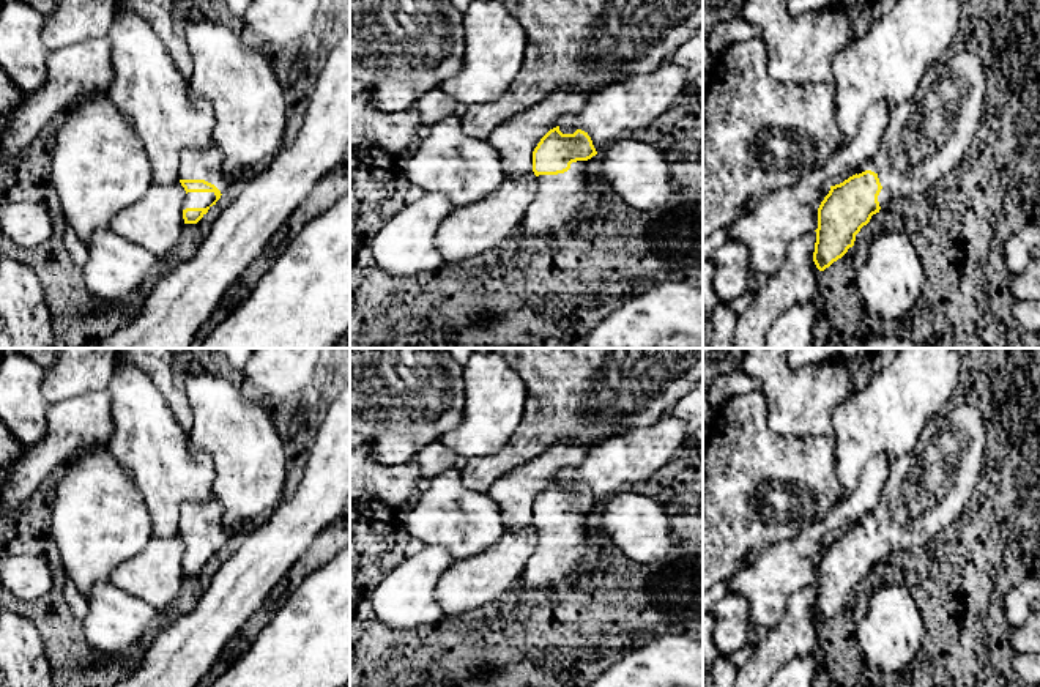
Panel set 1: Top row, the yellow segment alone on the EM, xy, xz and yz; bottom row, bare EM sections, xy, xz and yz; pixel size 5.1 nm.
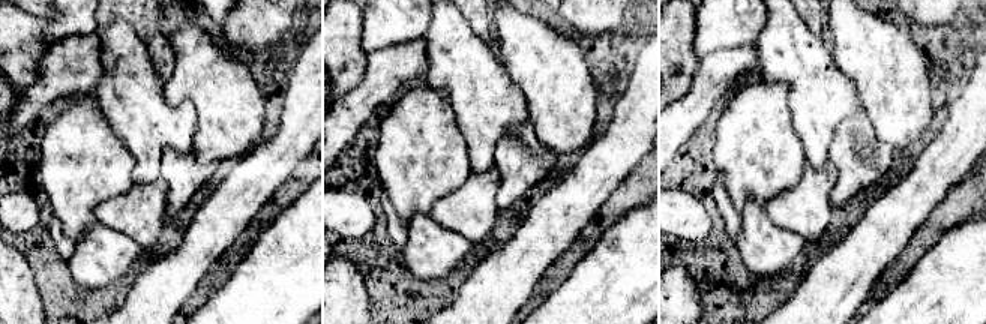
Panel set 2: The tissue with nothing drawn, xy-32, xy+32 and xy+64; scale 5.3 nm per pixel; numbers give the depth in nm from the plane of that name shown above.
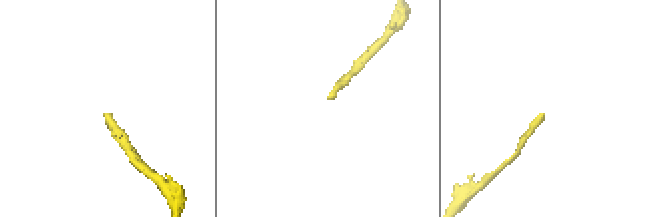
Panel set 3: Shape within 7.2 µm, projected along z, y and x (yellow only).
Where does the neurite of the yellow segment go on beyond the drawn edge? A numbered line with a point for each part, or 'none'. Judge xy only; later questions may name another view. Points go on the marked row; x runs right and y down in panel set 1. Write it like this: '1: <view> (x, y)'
1: xy (193, 199)

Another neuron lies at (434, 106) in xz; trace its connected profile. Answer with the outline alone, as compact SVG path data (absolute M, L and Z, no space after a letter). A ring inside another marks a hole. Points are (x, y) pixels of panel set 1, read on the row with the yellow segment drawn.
M440 88L427 91L413 104L422 121L422 131L454 113L455 101Z

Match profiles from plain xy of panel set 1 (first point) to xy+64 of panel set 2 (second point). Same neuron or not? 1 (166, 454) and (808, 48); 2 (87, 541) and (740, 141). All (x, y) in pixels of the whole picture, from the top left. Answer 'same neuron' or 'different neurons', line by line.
1: same neuron
2: same neuron

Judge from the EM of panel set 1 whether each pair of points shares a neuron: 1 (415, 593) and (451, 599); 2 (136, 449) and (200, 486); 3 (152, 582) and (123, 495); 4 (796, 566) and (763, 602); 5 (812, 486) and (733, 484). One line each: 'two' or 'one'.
1: two
2: one
3: two
4: one
5: one

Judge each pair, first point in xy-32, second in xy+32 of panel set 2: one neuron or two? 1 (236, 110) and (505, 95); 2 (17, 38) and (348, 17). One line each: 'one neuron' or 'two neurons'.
1: two neurons
2: one neuron

